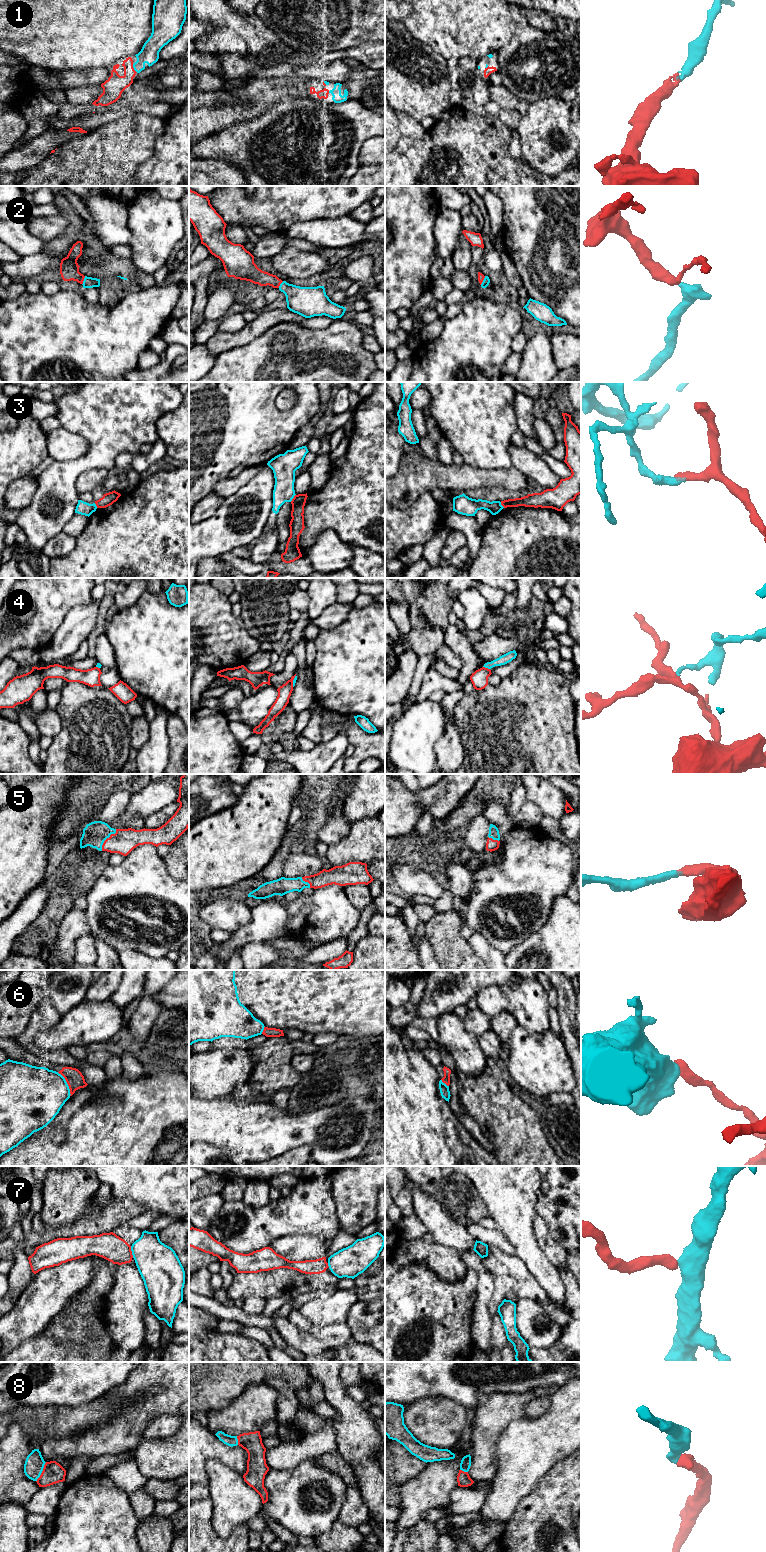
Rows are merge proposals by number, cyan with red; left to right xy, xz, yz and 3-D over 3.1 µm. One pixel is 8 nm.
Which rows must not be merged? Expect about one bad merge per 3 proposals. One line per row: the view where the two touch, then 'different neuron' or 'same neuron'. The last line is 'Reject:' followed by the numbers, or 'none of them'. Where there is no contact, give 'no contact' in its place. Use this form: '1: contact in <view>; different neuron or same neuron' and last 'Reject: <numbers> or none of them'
1: contact in xy; same neuron
2: contact in xy; same neuron
3: contact in xz; different neuron
4: contact in yz; different neuron
5: contact in xy; same neuron
6: contact in xy; different neuron
7: contact in xy; different neuron
8: contact in xy; same neuron
Reject: 3, 4, 6, 7

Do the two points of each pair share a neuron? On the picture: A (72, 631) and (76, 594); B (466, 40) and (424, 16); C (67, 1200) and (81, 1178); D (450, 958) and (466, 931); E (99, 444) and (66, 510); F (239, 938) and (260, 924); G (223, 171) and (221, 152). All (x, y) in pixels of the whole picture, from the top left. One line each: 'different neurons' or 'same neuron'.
A: different neurons
B: same neuron
C: same neuron
D: different neurons
E: same neuron
F: same neuron
G: different neurons

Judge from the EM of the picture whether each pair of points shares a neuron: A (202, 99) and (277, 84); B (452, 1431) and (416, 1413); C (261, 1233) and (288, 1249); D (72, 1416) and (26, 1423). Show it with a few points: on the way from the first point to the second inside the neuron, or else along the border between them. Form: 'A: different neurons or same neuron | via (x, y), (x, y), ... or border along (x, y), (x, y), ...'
A: different neurons | border along (237, 100), (232, 103), (207, 105)
B: same neuron | via (443, 1426), (437, 1421), (425, 1418)
C: different neurons | border along (297, 1234), (283, 1235), (274, 1239), (267, 1246)
D: same neuron | via (61, 1420), (46, 1420), (37, 1428)

